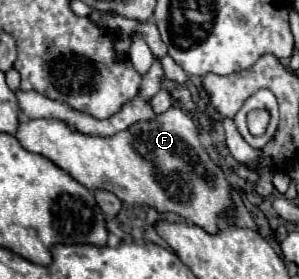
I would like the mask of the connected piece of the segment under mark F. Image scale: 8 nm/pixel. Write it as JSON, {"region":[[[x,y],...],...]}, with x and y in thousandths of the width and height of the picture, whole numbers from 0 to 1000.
{"region":[[[562,387],[508,430],[462,437],[355,495],[274,480],[187,423],[74,430],[54,495],[87,538],[167,566],[294,681],[368,681],[415,724],[589,760],[696,832],[729,824],[729,767],[756,738],[769,667],[742,609],[676,530],[642,416],[609,387]]]}

